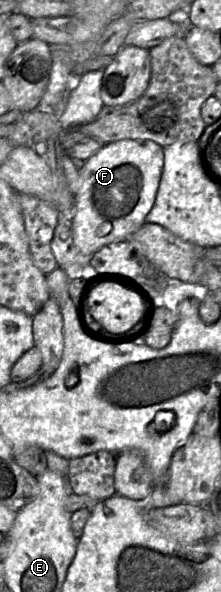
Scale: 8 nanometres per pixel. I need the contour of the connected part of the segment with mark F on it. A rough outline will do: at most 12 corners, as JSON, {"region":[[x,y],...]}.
{"region":[[104,144],[79,169],[73,241],[92,256],[152,209],[164,147]]}

